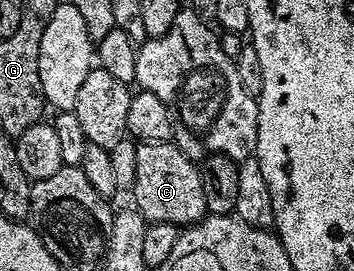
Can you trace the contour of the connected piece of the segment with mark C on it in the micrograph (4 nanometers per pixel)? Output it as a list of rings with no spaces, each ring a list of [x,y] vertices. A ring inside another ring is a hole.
[[[175,142],[137,143],[138,170],[130,195],[136,199],[135,207],[145,221],[157,224],[166,222],[177,226],[191,226],[203,220],[208,207],[204,197],[204,177],[197,161],[191,160]]]

